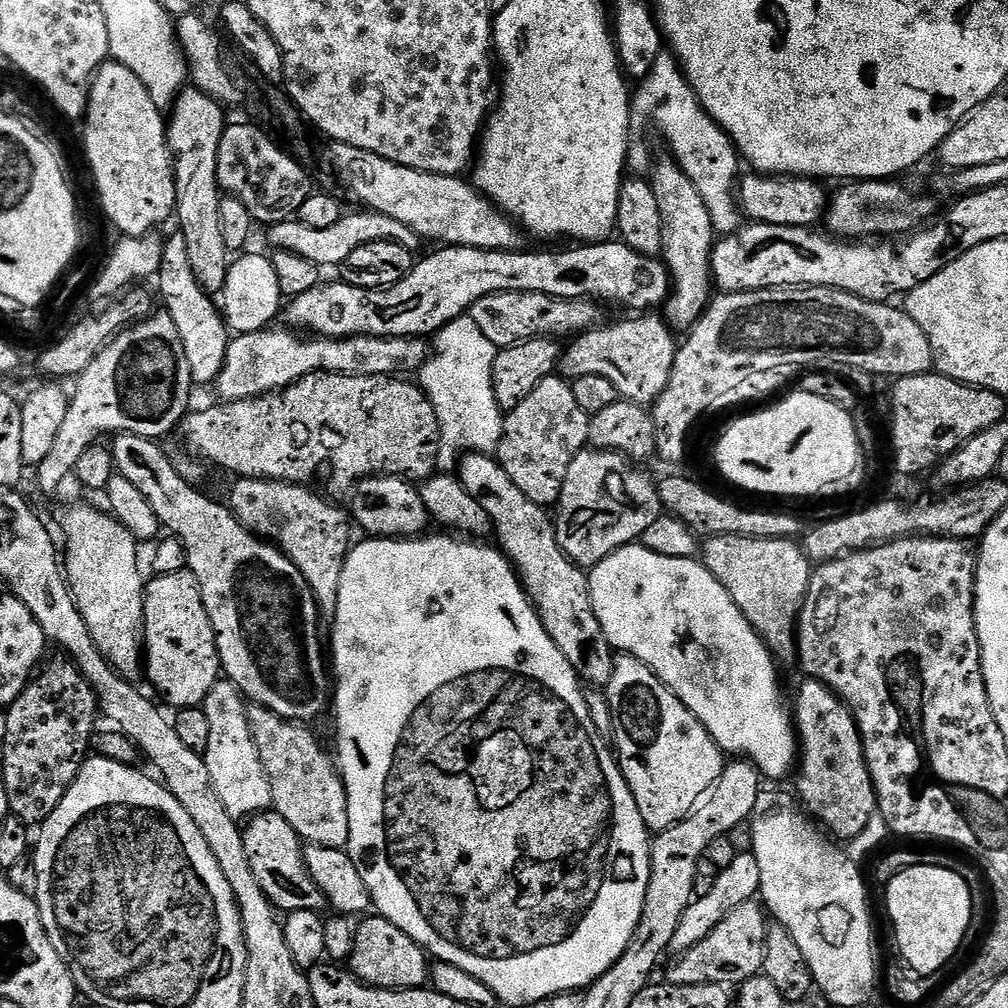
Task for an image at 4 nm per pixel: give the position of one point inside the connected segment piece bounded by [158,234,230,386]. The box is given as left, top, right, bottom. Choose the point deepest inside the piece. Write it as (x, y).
(205, 336)

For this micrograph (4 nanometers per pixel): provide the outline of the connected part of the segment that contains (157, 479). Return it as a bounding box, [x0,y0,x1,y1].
[111,434,334,722]

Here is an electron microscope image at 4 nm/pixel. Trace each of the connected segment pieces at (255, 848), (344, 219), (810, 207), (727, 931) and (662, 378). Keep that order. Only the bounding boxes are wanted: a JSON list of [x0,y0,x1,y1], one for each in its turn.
[[243,810,326,914],[267,210,421,270],[736,175,830,228],[666,898,769,986],[559,314,678,406]]

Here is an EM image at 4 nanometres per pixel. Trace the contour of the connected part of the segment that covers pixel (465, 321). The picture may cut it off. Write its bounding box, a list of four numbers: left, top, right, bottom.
[418,314,505,470]

